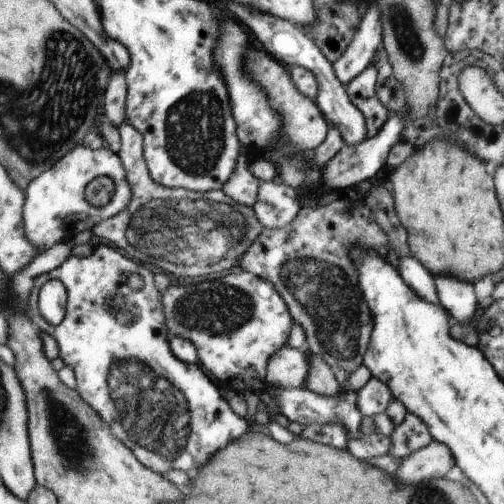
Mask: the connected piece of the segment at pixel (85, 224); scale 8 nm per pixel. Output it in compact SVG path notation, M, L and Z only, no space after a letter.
M75 146L65 156L45 170L36 179L31 180L24 192L23 224L26 240L38 250L49 249L61 242L71 241L83 230L91 231L97 224L112 218L123 211L131 200L131 190L128 188L125 174L115 153L107 148L89 150L83 146Z

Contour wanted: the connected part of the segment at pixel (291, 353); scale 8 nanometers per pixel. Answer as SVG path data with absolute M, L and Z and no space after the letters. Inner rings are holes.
M286 344L268 360L265 387L301 387L307 375L308 357L305 349L295 349Z

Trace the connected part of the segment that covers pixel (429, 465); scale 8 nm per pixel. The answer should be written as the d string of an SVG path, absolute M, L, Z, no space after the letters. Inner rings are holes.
M429 442L424 448L411 452L400 460L393 472L399 482L405 486L445 476L445 472L453 466L449 450L439 442Z

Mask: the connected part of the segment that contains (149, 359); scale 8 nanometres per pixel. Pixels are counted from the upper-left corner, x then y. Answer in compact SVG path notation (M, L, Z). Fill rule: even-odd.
M96 245L87 258L70 255L57 268L38 275L32 281L32 286L26 299L27 314L37 320L36 328L45 324L45 335L55 340L59 359L63 365L71 368L75 376L77 392L81 392L81 396L85 396L85 400L89 400L89 404L97 408L101 416L105 416L105 424L113 428L113 436L117 436L117 440L121 440L121 444L125 444L127 449L137 452L137 460L141 460L141 464L161 474L173 468L183 468L185 472L189 472L195 466L207 462L217 448L223 448L229 440L235 440L245 432L245 420L231 412L227 402L219 396L217 388L209 382L211 378L203 378L203 371L199 366L185 365L171 352L171 346L168 345L169 334L165 329L162 307L159 304L159 292L155 290L153 274L147 272L147 268L123 258L118 250L113 250L109 245ZM131 274L141 277L143 286L139 290L131 290L127 286L127 279ZM52 279L59 280L67 293L64 316L57 325L47 324L39 315L37 305L38 291L45 282Z

